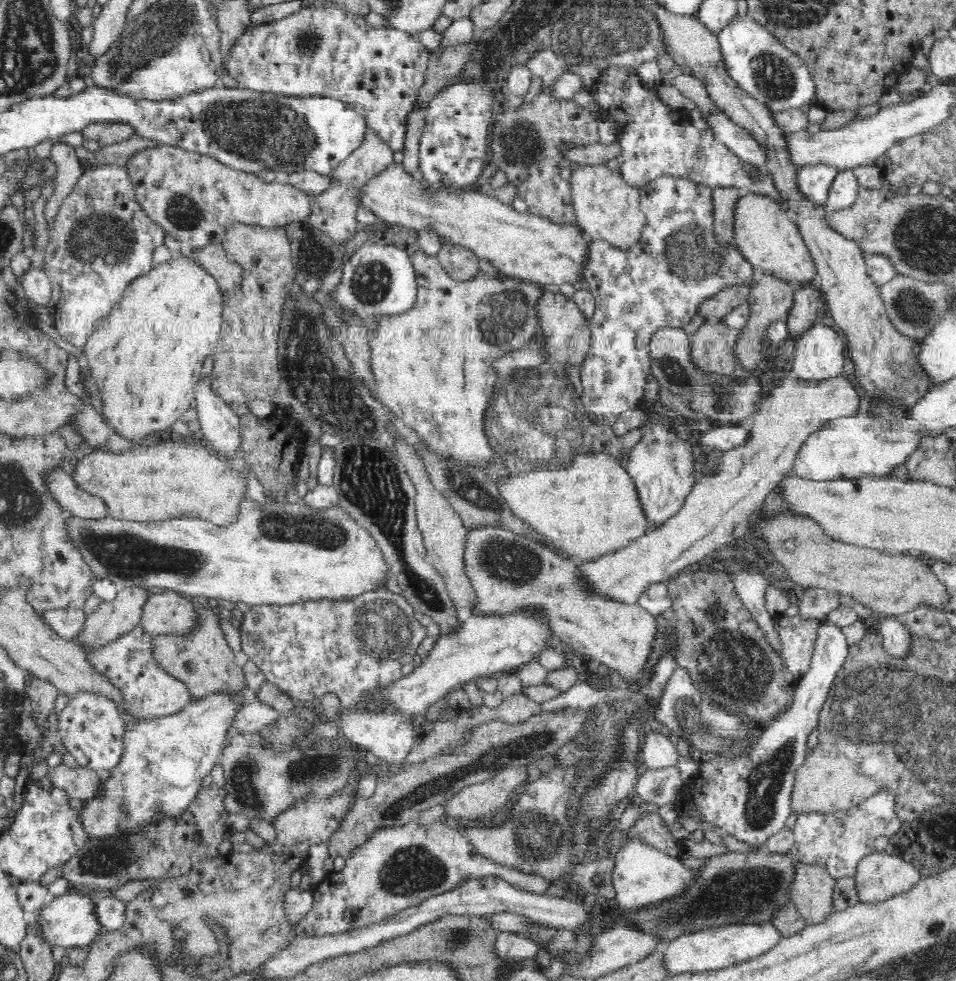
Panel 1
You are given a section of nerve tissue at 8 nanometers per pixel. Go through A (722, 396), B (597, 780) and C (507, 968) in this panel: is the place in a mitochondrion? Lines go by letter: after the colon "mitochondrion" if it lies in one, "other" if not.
A: mitochondrion
B: other
C: other

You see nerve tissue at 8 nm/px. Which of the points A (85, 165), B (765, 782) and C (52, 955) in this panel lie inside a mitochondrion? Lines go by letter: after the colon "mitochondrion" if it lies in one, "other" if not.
A: other
B: mitochondrion
C: other

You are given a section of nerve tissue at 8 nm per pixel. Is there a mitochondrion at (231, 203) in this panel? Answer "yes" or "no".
no

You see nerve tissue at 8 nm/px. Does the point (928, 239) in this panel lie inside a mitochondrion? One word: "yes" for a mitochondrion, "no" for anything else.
yes

